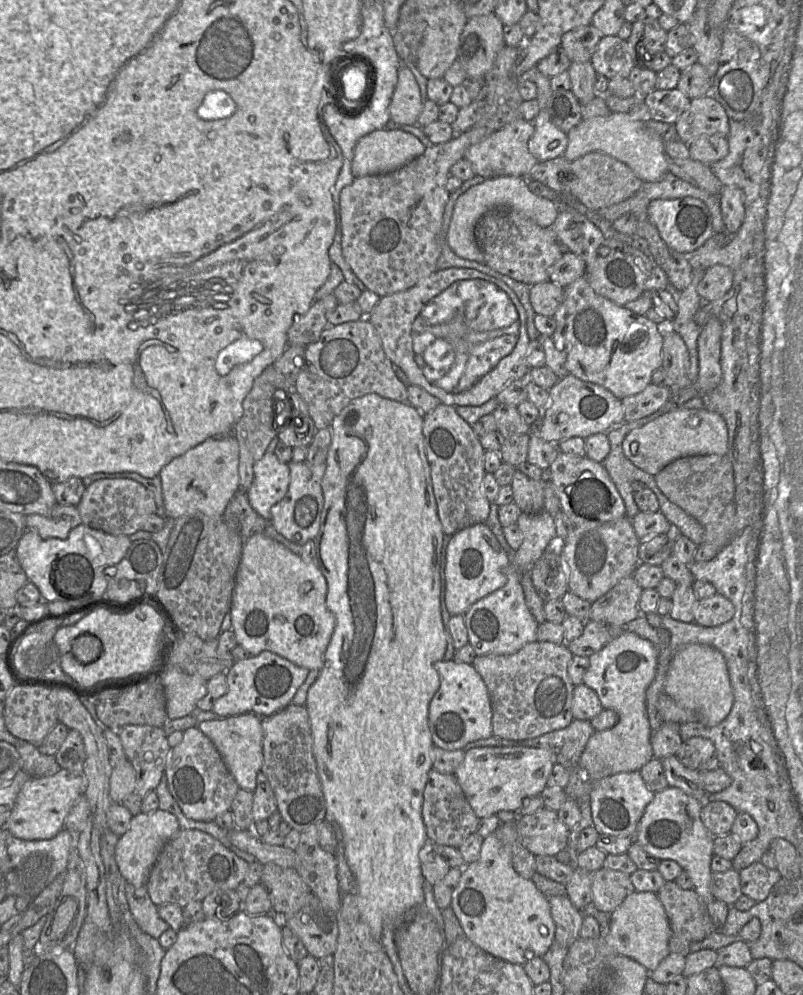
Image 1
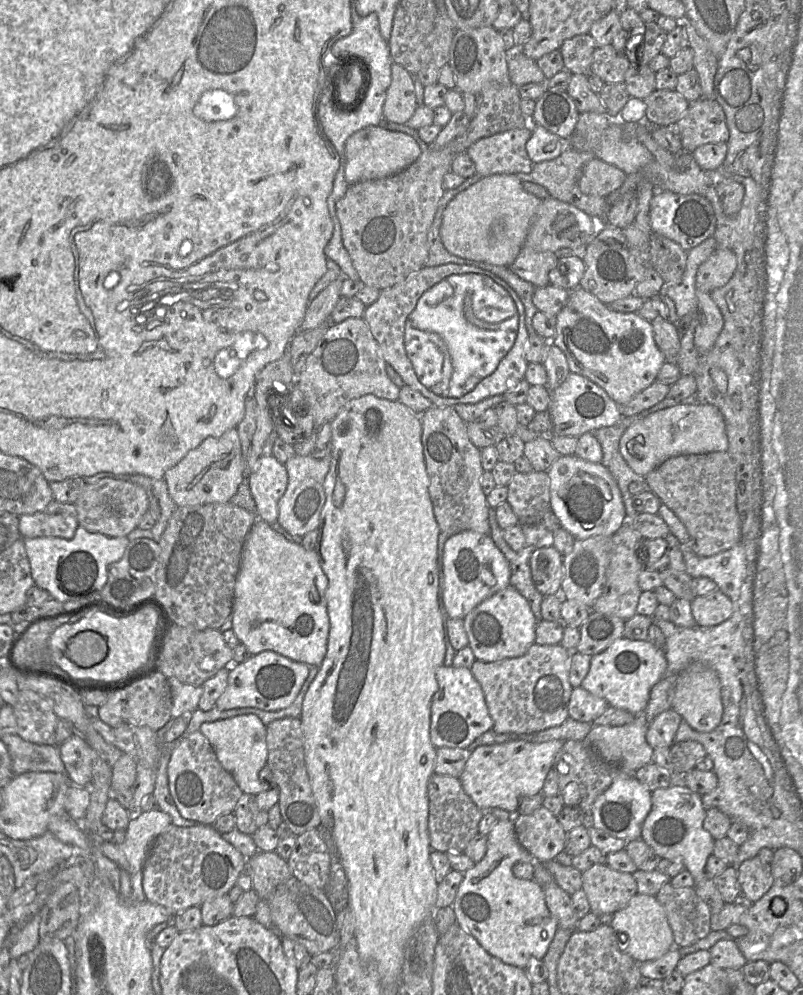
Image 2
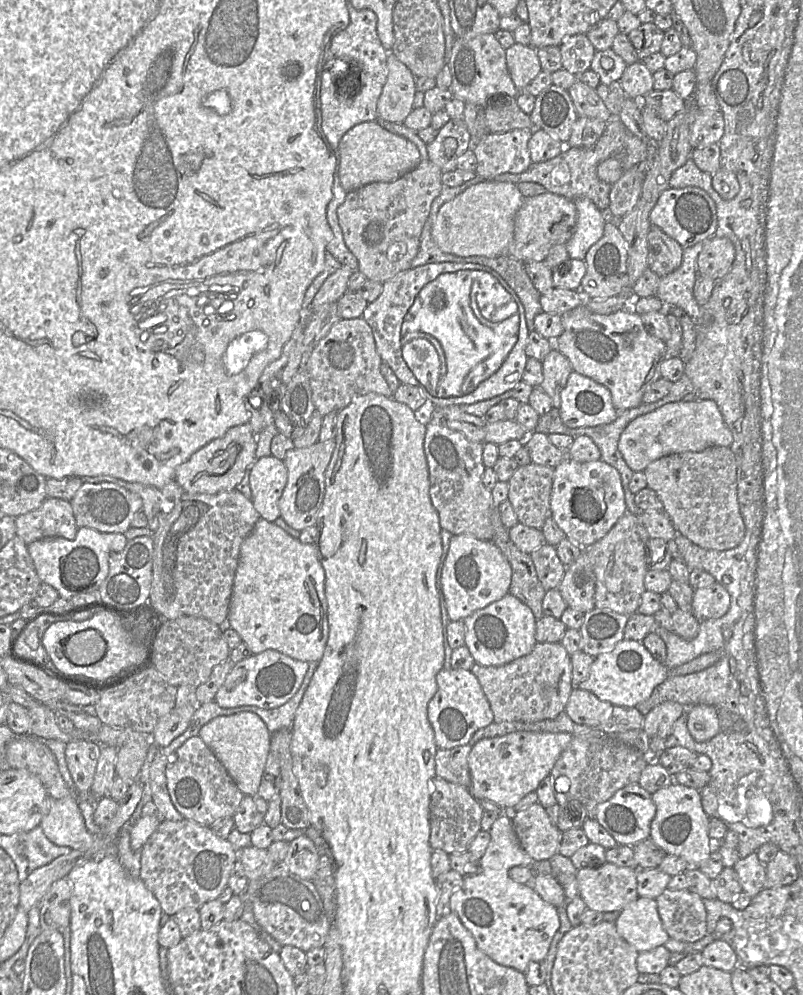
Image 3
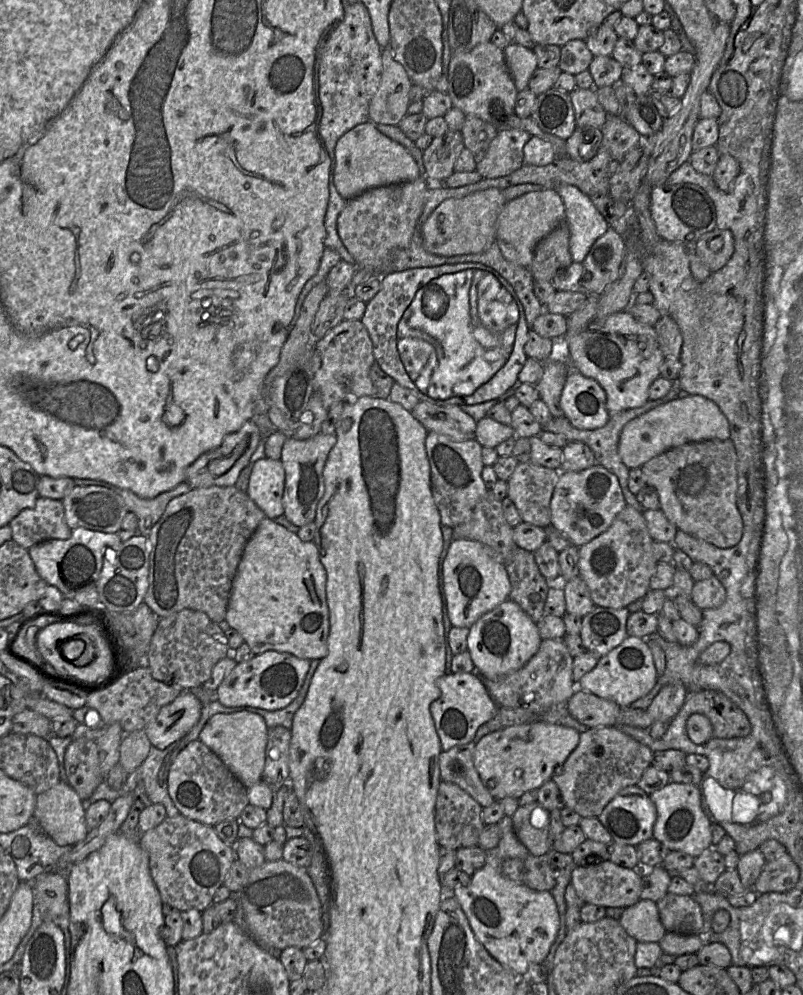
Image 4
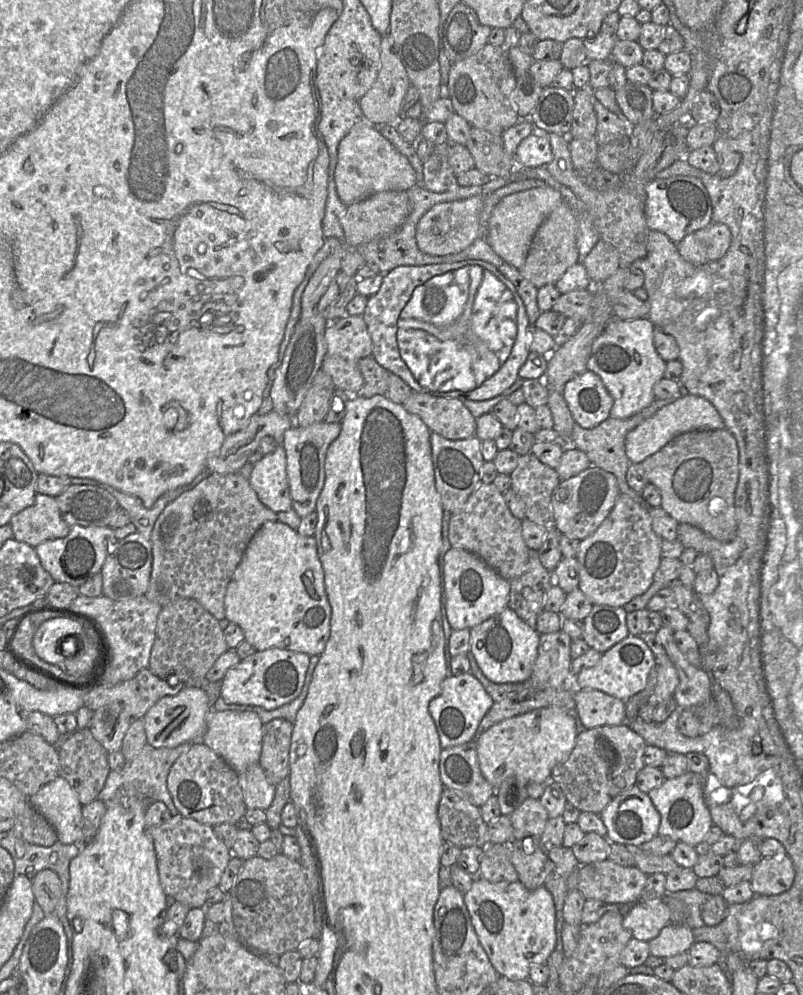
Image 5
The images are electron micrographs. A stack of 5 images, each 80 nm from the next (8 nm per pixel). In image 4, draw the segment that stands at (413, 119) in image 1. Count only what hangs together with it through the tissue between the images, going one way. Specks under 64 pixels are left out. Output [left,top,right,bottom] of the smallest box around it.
[369,47,413,125]

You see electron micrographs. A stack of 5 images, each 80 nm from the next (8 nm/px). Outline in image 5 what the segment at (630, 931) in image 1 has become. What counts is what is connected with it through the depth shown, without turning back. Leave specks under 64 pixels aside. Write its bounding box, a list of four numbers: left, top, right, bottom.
[623,900,671,942]

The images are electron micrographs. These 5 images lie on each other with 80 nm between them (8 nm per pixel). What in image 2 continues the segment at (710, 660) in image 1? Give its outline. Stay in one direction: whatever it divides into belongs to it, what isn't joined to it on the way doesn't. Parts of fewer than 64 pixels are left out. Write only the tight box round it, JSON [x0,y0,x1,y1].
[672,668,723,732]

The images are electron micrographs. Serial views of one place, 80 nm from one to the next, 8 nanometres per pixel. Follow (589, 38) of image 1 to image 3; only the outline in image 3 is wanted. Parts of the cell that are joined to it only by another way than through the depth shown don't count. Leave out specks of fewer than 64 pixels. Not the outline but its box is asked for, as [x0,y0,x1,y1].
[559,34,596,76]

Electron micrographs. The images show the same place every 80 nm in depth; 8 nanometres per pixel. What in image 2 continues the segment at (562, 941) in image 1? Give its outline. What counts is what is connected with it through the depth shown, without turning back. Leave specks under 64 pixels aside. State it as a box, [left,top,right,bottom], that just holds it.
[542,881,578,930]

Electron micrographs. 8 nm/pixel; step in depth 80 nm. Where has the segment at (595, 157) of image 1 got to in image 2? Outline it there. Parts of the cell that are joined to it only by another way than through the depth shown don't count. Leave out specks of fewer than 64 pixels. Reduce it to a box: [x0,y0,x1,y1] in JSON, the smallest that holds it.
[579,158,626,197]

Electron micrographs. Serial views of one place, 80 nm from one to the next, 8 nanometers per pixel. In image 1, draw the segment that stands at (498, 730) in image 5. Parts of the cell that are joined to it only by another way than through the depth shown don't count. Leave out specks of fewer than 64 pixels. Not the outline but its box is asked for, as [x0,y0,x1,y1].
[454,747,556,819]

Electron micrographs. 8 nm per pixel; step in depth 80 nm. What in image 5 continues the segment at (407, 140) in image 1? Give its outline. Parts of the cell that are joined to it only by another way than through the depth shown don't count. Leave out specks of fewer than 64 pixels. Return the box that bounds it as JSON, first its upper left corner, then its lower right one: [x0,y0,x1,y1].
[334,120,417,206]

